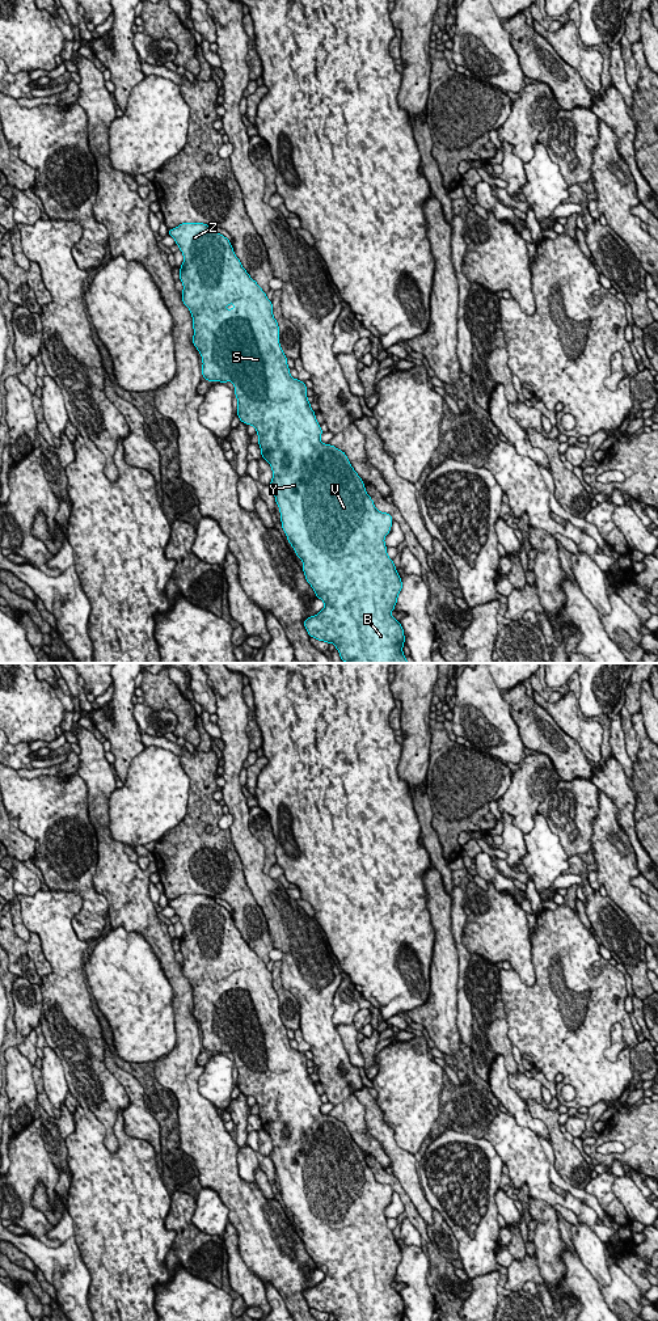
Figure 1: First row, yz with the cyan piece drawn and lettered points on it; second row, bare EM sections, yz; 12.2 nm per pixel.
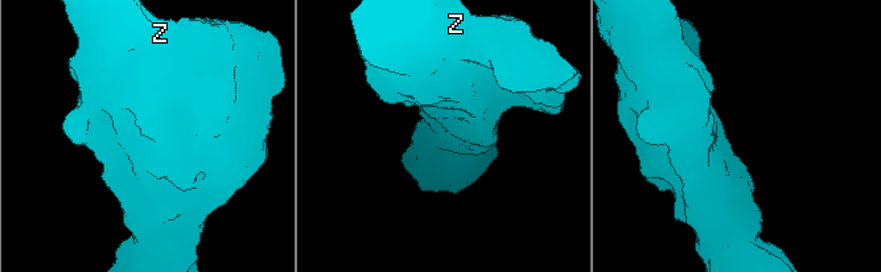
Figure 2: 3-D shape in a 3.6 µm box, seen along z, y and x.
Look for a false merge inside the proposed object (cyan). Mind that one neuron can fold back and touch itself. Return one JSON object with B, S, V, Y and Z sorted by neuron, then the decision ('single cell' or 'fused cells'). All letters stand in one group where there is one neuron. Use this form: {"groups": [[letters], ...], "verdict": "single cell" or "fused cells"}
{"groups": [["B", "S", "V", "Y", "Z"]], "verdict": "single cell"}

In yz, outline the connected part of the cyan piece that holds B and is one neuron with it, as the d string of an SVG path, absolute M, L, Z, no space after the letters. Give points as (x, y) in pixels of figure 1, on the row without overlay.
M182 894L168 904L184 925L180 938L182 972L193 987L193 1014L202 1027L202 1046L207 1052L233 1054L237 1068L236 1085L240 1093L256 1098L261 1126L271 1136L273 1151L269 1157L279 1177L282 1199L296 1227L303 1232L301 1240L307 1253L325 1275L316 1287L304 1291L309 1308L333 1314L337 1321L402 1321L404 1300L400 1292L391 1287L402 1253L384 1214L393 1190L389 1185L376 1181L345 1123L320 1111L322 1101L308 1073L307 1058L290 1046L271 972L242 938L229 911L218 904L215 898Z

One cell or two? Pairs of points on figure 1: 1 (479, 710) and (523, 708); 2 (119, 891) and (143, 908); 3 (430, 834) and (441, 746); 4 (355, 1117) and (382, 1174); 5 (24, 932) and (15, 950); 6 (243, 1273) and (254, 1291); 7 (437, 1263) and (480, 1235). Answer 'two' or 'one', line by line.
1: two
2: one
3: two
4: two
5: two
6: one
7: two

